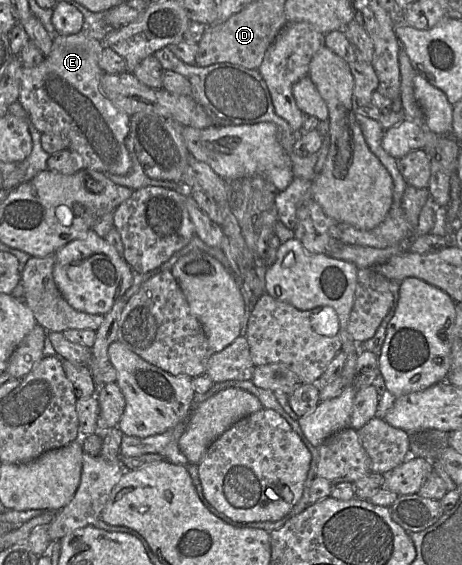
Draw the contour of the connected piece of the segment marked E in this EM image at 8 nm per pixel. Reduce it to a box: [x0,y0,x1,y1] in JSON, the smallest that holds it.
[18,29,131,175]

